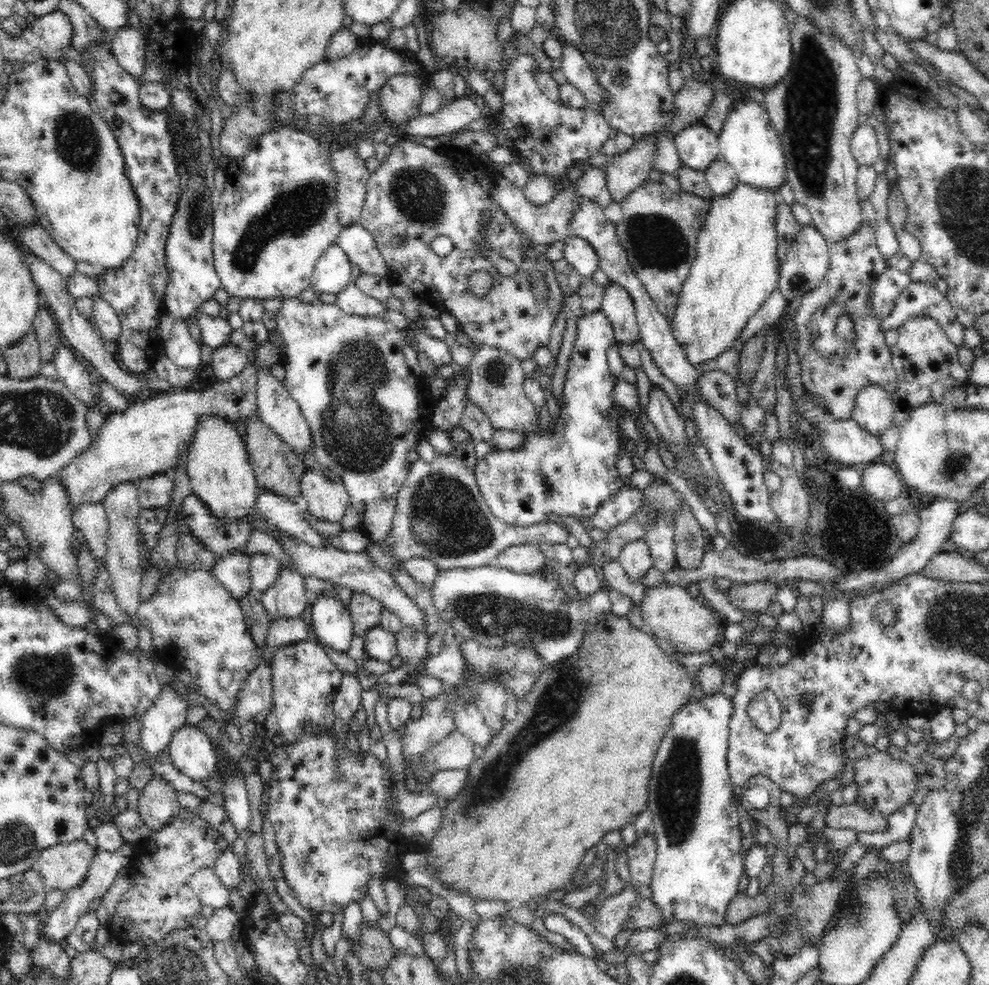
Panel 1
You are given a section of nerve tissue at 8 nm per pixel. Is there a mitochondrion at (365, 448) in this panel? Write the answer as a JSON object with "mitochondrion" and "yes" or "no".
{"mitochondrion":"yes"}

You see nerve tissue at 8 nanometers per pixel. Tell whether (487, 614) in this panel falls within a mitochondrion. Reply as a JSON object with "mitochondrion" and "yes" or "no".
{"mitochondrion":"yes"}

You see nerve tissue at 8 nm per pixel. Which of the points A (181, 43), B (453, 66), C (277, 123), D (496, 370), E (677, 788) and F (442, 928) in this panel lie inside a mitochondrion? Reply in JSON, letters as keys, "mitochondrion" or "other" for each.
{"A":"other","B":"other","C":"other","D":"mitochondrion","E":"mitochondrion","F":"other"}

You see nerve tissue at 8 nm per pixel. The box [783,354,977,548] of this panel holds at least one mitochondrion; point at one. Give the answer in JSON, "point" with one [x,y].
{"point":[954,467]}

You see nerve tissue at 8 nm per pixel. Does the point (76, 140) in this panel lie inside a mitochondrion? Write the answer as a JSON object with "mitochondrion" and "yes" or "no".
{"mitochondrion":"yes"}

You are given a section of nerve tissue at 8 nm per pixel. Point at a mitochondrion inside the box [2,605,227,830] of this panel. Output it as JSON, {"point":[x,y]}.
{"point":[50,675]}

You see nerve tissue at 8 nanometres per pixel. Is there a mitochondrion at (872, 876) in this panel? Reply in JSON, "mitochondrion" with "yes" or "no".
{"mitochondrion":"yes"}

